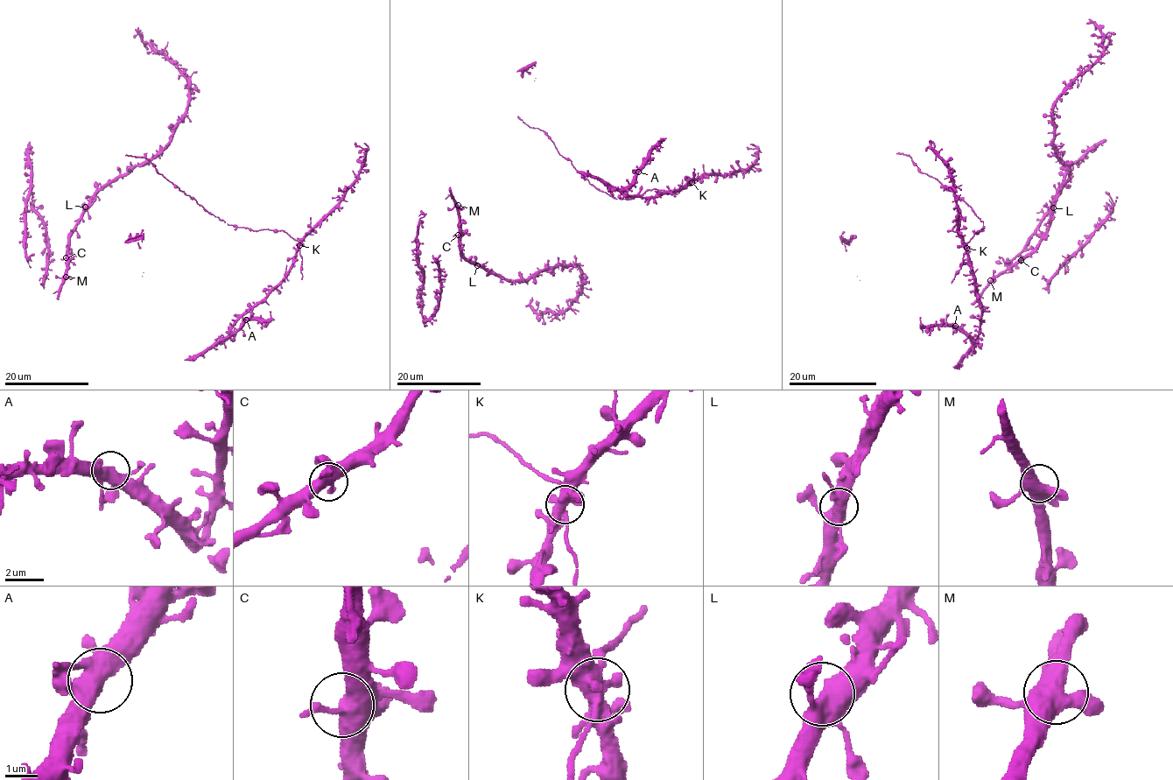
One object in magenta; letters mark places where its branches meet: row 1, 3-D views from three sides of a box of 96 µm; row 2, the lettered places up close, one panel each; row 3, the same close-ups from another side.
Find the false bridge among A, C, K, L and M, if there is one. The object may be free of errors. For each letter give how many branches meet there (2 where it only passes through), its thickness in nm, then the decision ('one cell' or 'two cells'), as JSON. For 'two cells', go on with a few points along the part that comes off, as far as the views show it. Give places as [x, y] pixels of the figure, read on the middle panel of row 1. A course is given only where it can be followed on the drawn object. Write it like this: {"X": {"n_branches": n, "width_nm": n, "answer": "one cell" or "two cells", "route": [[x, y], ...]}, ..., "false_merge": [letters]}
{"A": {"n_branches": 4, "width_nm": 480, "answer": "one cell"}, "C": {"n_branches": 4, "width_nm": 440, "answer": "one cell"}, "K": {"n_branches": 4, "width_nm": 480, "answer": "one cell"}, "L": {"n_branches": 4, "width_nm": 480, "answer": "one cell"}, "M": {"n_branches": 4, "width_nm": 500, "answer": "one cell"}, "false_merge": []}

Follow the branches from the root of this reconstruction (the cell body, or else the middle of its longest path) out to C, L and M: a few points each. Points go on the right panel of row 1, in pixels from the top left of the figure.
C: (1046, 144), (1050, 144), (1067, 164), (1068, 179), (1054, 203), (1051, 221), (1041, 242), (1021, 260)
L: (1046, 144), (1050, 144), (1067, 164), (1068, 170), (1067, 182), (1053, 207)
M: (1046, 144), (1067, 164), (1068, 170), (1067, 182), (1054, 203), (1051, 221), (1030, 251), (990, 280)

